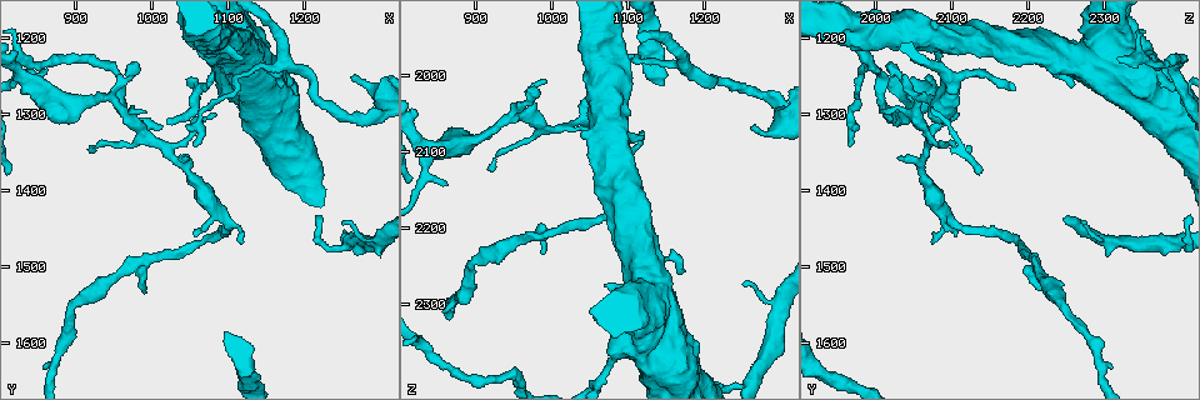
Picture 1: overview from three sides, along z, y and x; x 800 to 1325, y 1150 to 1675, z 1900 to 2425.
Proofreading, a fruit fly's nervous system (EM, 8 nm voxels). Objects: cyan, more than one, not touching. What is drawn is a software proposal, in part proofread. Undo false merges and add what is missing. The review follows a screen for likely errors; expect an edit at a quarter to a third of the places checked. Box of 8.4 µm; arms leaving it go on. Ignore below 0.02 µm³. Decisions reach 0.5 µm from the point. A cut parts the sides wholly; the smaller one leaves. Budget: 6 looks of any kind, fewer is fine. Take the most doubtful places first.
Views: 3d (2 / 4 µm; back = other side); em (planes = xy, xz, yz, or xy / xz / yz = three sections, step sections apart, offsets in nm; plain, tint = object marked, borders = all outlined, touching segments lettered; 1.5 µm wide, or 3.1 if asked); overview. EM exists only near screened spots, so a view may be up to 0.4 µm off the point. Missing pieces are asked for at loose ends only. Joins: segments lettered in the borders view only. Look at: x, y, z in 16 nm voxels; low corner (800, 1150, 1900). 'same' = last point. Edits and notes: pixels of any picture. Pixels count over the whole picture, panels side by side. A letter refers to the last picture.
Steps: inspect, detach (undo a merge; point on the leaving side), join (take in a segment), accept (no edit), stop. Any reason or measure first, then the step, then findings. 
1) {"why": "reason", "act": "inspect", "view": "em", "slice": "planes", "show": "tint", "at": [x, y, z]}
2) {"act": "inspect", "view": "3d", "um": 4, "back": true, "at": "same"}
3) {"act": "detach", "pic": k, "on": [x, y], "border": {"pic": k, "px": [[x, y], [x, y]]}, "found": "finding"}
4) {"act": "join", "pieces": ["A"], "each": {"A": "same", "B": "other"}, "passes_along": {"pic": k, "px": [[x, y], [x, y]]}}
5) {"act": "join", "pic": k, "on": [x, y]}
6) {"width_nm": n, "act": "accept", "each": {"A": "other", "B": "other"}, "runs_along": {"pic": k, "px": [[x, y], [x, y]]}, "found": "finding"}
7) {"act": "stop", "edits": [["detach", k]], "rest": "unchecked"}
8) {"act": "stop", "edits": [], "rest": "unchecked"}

{"why": "free end", "act": "inspect", "view": "3d", "um": 2, "at": [1055, 1455, 2105]}

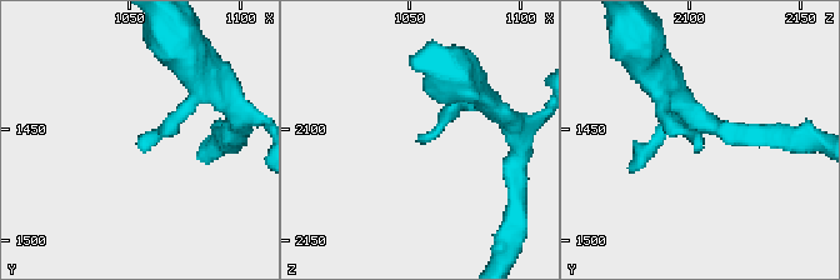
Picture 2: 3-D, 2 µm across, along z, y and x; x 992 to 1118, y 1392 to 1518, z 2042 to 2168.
{"why": "shape alone is not enough", "act": "inspect", "view": "em", "slice": "planes", "show": "plain", "at": [1053, 1455, 2105]}

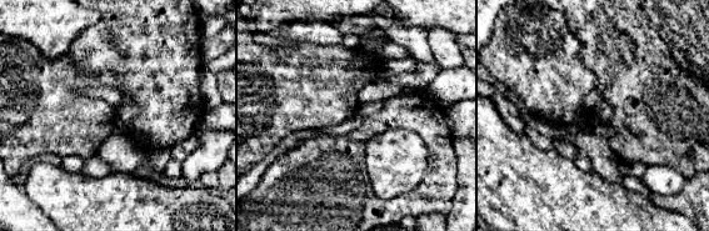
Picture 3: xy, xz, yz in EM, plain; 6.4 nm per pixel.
{"why": "see the neighbours", "act": "inspect", "view": "em", "slice": "planes", "show": "borders", "at": "same"}

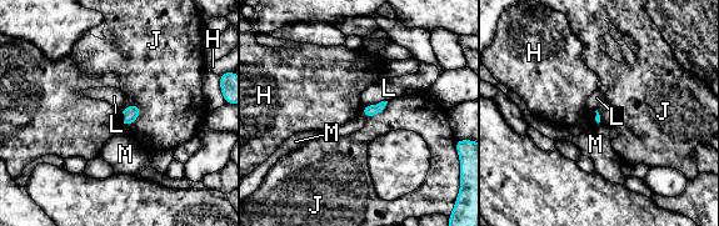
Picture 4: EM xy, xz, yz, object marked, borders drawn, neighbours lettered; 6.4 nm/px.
{"act": "accept", "each": {"H": "other", "J": "other", "L": "other", "M": "other"}, "found": "no lettered segment goes on from it"}

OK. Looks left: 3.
{"why": "an open end", "act": "inspect", "view": "3d", "um": 4, "at": [980, 1230, 2015]}

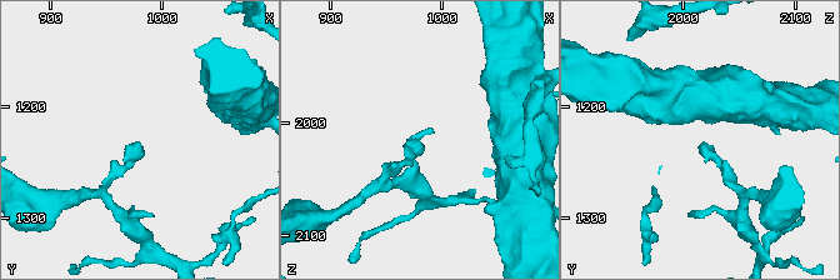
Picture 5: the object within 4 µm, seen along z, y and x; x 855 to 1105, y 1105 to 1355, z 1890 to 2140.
{"why": "need the tissue", "act": "inspect", "view": "em", "slice": "xz", "step": 8, "show": "borders", "at": [976, 1232, 2016]}

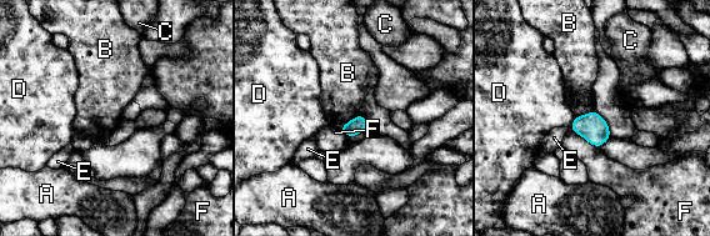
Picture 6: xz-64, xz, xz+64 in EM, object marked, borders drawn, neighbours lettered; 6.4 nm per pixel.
{"act": "inspect", "view": "em", "slice": "planes", "show": "borders", "at": "same"}

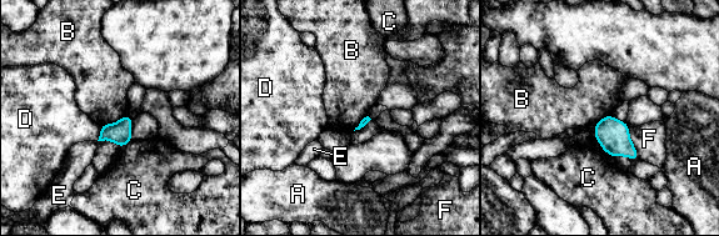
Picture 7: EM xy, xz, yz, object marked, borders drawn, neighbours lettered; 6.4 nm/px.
{"longest_contact_nm": ["F", 220], "act": "accept", "each": {"A": "other", "B": "other", "C": "other", "D": "other", "E": "other", "F": "other"}, "border": {"pic": 7, "px": [[128, 113], [116, 121], [100, 125]]}, "found": "none of them fits"}

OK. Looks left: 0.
{"act": "stop", "edits": [], "rest": "unchecked"}

